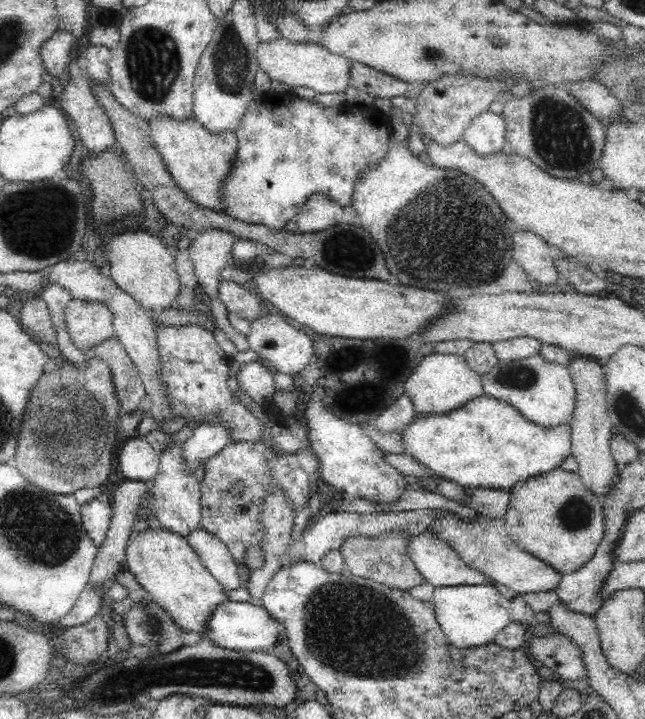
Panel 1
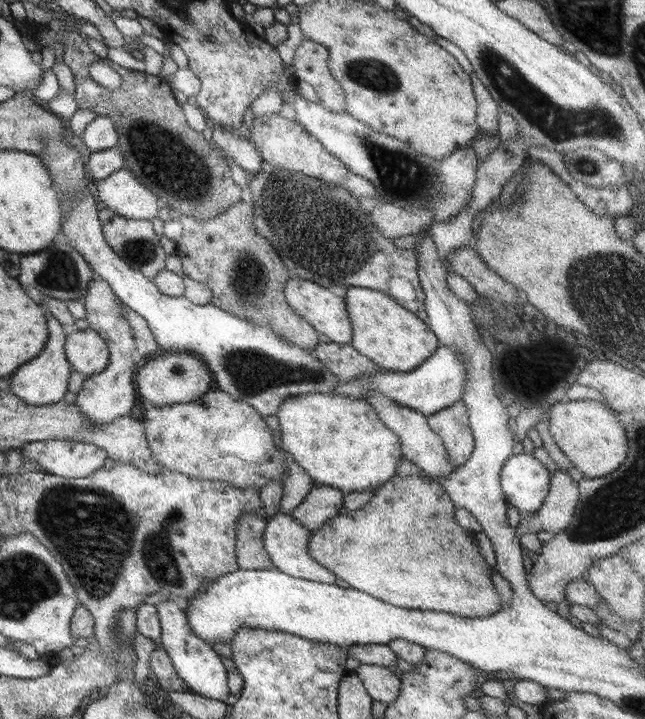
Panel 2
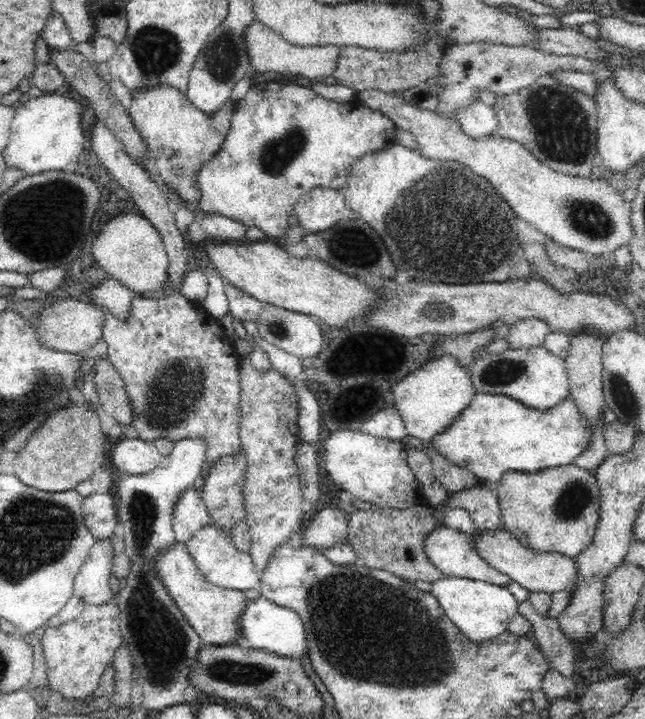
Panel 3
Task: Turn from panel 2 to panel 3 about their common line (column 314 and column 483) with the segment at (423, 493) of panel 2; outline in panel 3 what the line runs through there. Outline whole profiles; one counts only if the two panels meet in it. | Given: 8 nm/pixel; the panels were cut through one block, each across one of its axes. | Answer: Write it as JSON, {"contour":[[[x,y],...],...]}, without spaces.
{"contour":[[[504,528],[495,531],[475,530],[472,533],[472,539],[474,539],[474,549],[482,560],[486,561],[494,570],[506,575],[514,582],[518,582],[530,593],[552,594],[568,588],[576,578],[576,563],[573,558],[560,553],[539,553],[526,548],[525,545],[518,542],[518,539],[508,535]]]}

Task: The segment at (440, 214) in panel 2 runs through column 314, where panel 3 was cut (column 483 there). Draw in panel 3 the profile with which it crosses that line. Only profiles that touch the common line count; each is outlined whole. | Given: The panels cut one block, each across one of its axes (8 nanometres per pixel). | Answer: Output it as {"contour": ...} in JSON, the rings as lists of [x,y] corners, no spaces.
{"contour":[[[481,100],[460,111],[457,120],[464,134],[475,142],[497,135],[499,125],[497,112],[494,107],[484,104]]]}

